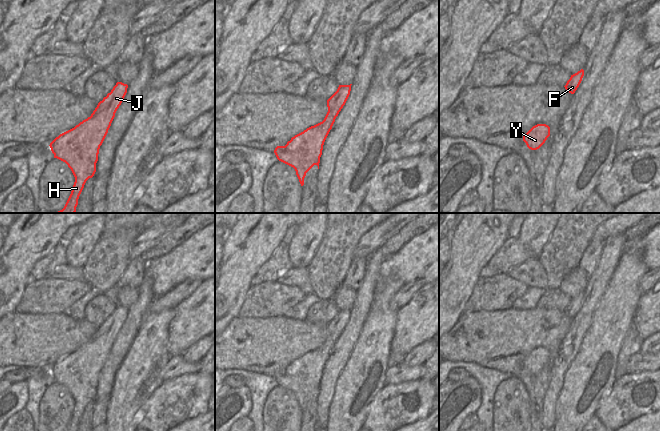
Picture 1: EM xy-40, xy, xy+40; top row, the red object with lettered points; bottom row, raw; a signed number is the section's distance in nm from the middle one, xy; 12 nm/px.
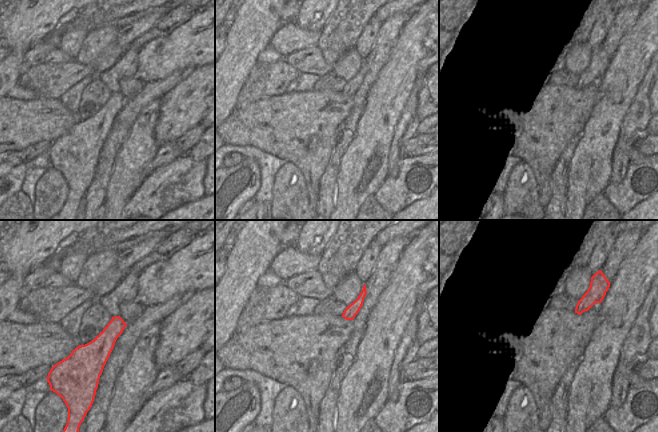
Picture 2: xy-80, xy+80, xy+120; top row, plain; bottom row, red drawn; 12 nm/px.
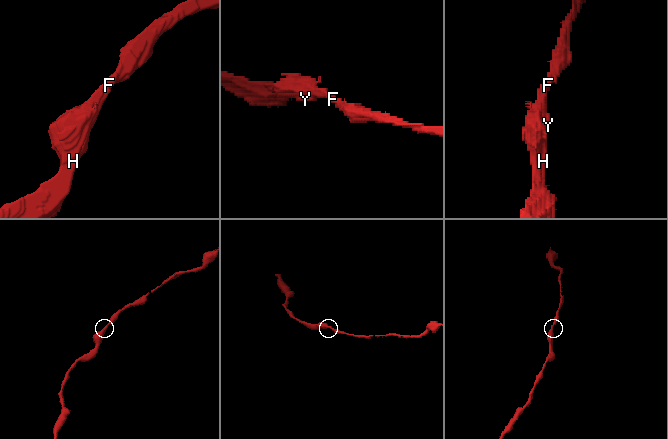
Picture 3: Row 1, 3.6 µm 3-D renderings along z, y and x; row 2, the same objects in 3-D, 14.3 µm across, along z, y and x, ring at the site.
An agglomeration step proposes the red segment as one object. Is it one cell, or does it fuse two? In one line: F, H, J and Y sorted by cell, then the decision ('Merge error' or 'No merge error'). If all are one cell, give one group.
Groups: F H J Y. No merge error

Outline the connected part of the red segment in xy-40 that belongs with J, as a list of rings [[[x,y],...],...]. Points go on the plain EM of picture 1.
[[[117,306],[111,316],[98,327],[90,341],[60,358],[50,367],[54,382],[65,386],[75,401],[71,418],[64,431],[77,431],[86,405],[94,400],[100,370],[127,317],[127,312],[127,308]]]

